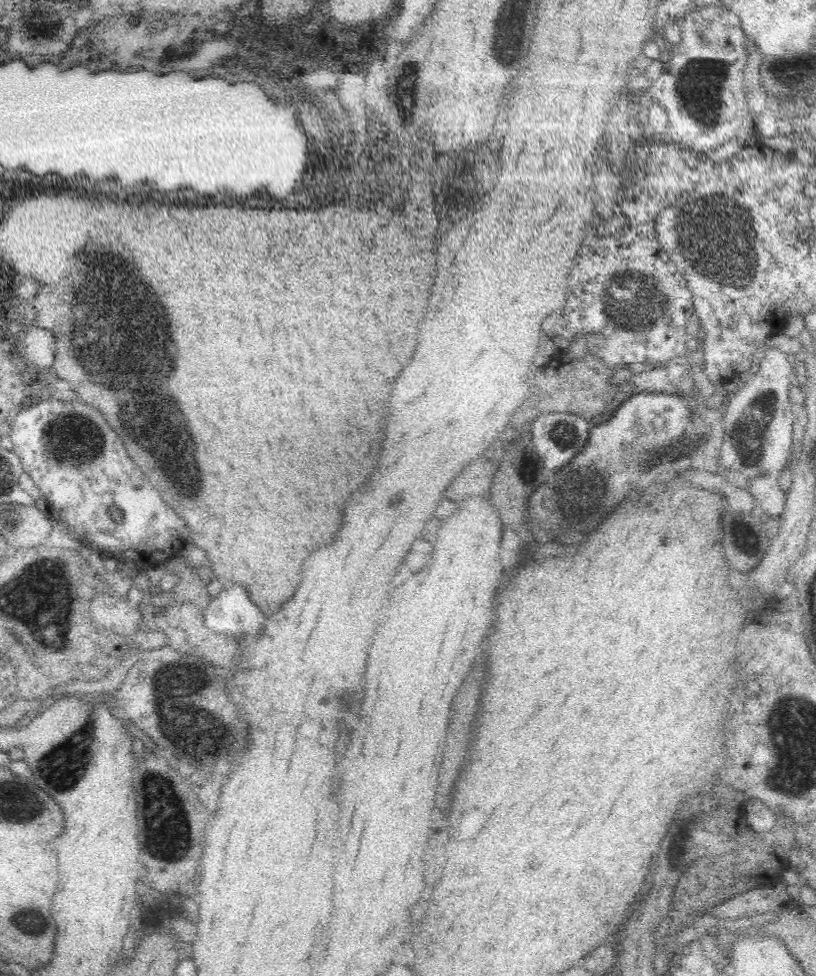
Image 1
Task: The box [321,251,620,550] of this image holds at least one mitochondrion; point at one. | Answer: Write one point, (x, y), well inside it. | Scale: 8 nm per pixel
(573, 486)

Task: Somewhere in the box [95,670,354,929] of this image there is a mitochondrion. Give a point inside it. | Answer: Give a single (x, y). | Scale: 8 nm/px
(165, 832)

